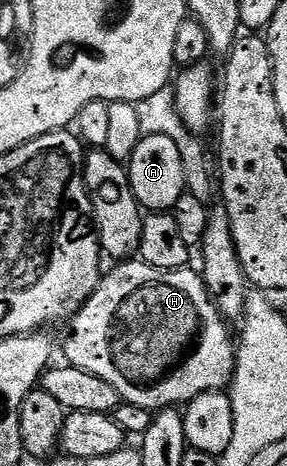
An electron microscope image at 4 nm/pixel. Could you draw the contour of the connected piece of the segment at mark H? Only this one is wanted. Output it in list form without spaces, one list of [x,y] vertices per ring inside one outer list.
[[[121,260],[116,263],[113,271],[106,273],[101,279],[90,298],[85,301],[84,306],[73,315],[69,330],[69,339],[65,342],[64,361],[70,366],[79,368],[83,372],[91,372],[99,376],[99,380],[107,380],[115,392],[119,392],[122,402],[139,404],[143,408],[158,412],[165,407],[180,407],[182,404],[188,404],[201,394],[209,394],[212,390],[224,391],[232,383],[233,372],[237,368],[237,355],[235,353],[235,338],[229,335],[226,319],[222,318],[217,310],[217,305],[209,295],[209,290],[205,286],[205,279],[200,273],[197,274],[193,268],[183,270],[160,270],[151,268],[151,264],[140,260]]]

